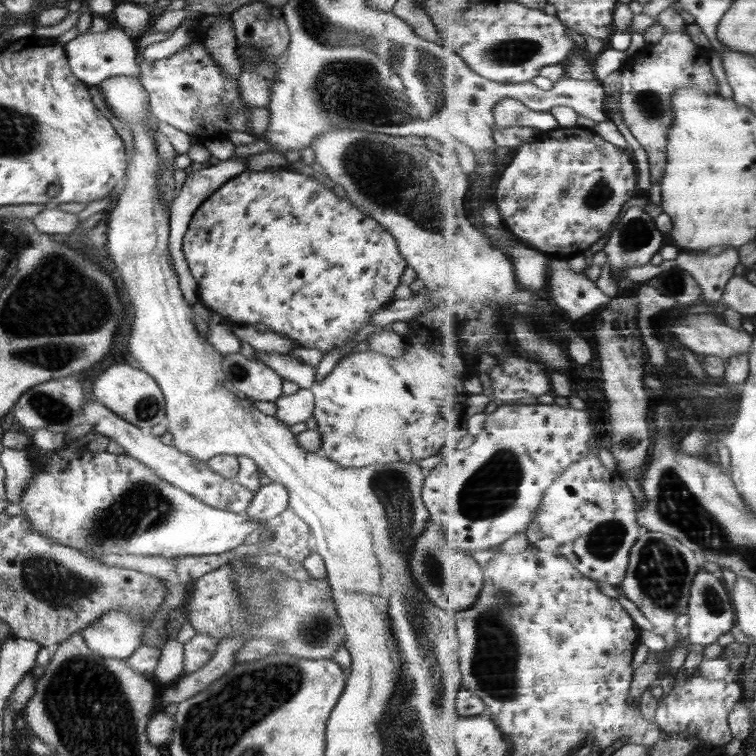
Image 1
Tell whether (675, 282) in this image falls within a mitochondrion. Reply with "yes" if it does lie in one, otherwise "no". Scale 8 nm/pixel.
yes

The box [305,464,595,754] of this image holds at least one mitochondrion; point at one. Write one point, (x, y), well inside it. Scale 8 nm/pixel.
(495, 642)

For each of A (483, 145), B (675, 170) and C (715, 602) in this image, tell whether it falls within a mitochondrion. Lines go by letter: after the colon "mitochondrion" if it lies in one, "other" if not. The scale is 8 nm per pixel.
A: other
B: other
C: mitochondrion

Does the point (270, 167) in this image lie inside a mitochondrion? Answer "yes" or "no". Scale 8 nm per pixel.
no

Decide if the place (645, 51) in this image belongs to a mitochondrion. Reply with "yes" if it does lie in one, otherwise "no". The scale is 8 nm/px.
no

